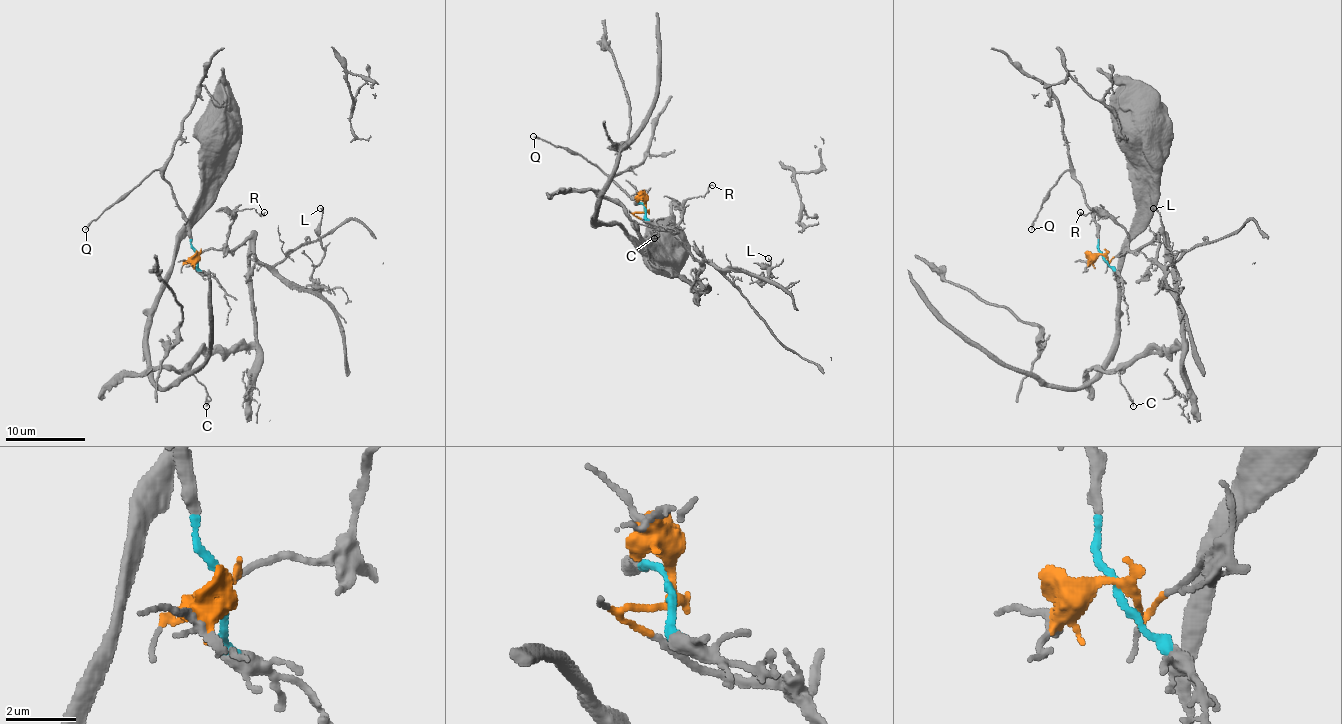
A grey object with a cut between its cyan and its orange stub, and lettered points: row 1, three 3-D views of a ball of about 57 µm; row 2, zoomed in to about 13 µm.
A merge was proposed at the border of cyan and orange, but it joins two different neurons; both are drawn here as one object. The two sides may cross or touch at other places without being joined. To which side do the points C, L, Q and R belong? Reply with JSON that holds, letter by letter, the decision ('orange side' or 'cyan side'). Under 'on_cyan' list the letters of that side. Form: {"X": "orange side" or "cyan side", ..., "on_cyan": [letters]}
{"C": "orange side", "L": "orange side", "Q": "cyan side", "R": "orange side", "on_cyan": ["Q"]}

